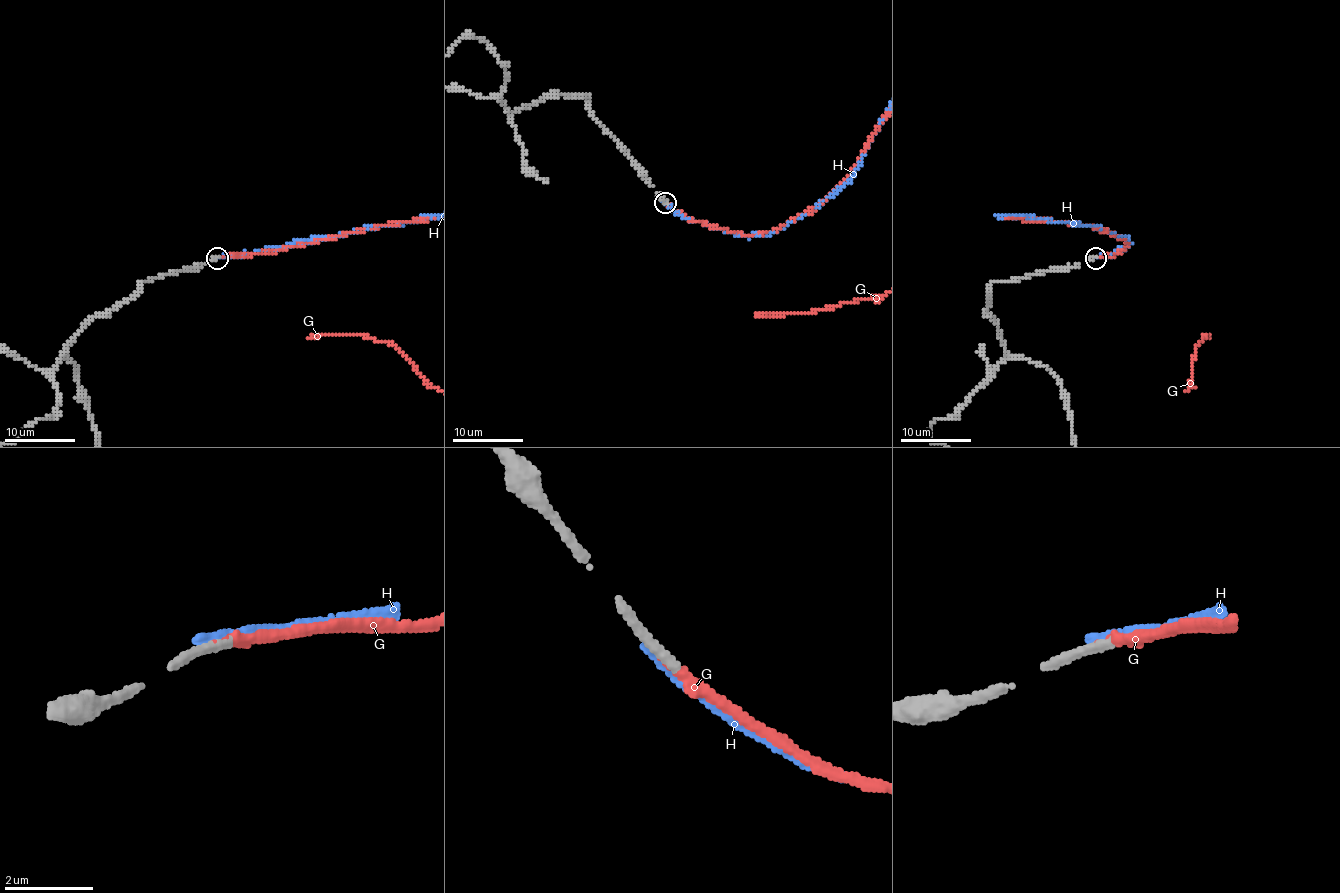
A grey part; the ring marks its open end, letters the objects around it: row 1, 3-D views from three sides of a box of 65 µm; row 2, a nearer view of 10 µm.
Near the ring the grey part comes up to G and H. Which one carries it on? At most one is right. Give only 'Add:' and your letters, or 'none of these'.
Add: G

